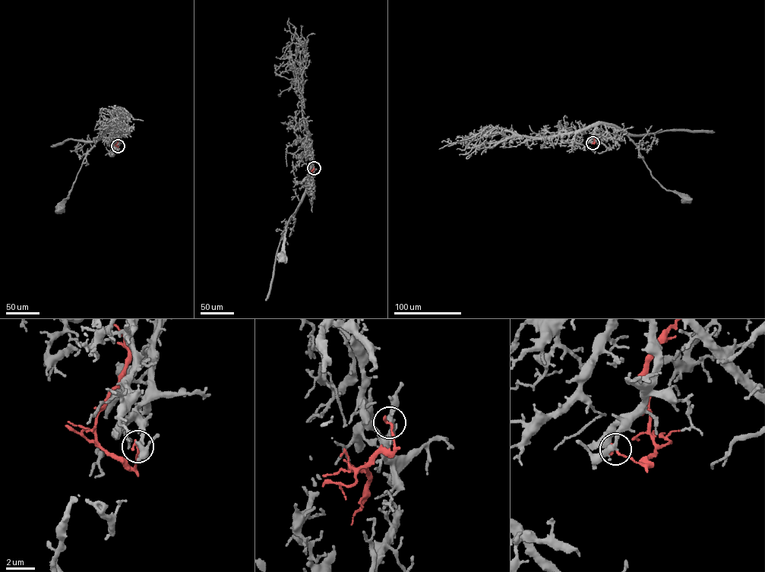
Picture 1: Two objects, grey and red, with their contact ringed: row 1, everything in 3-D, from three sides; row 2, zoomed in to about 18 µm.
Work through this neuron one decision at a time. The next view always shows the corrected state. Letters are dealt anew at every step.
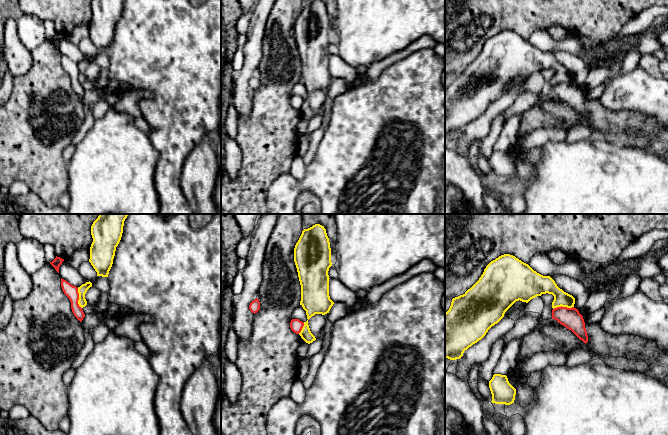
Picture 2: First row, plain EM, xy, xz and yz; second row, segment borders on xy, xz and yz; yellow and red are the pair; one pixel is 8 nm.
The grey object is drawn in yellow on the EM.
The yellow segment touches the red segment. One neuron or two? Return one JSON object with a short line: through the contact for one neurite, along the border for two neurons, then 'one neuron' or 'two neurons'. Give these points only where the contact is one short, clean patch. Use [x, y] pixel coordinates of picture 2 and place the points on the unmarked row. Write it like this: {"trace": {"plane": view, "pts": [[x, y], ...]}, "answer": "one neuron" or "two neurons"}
{"trace": {"plane": "yz", "pts": [[573, 82], [558, 82], [553, 85]]}, "answer": "two neurons"}

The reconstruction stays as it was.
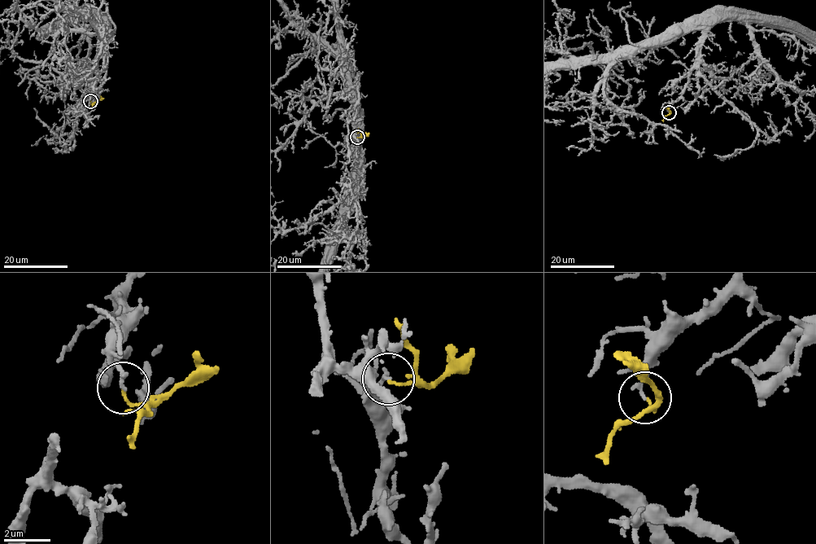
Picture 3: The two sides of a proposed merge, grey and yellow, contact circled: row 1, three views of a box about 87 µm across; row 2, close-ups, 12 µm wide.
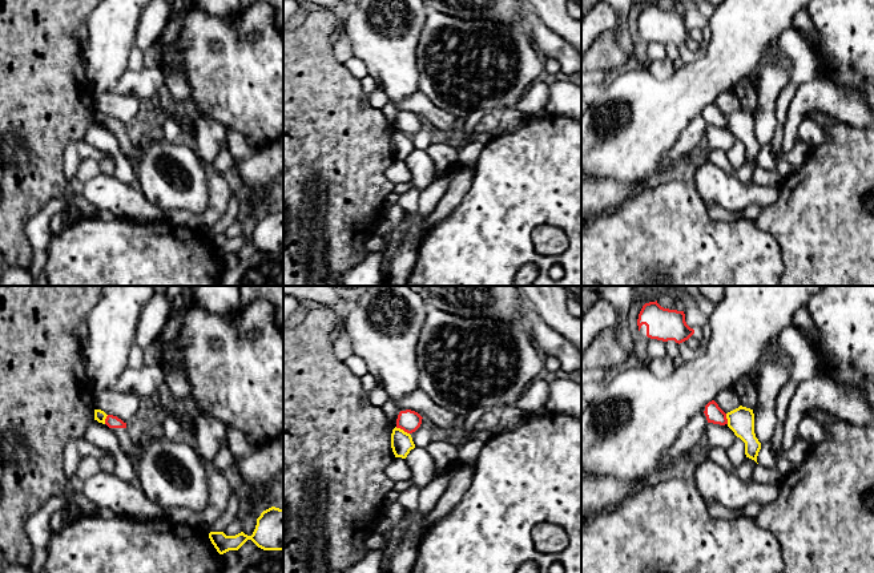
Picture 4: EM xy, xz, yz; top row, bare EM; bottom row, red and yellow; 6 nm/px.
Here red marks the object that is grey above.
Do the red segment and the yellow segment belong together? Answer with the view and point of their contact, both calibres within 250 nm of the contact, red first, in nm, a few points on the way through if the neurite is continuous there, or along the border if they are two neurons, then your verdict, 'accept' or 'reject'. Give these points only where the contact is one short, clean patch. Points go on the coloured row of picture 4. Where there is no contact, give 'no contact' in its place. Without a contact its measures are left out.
contact xz (402, 428); calibres 130 and 130 nm; border xz (395, 427), (409, 434); reject

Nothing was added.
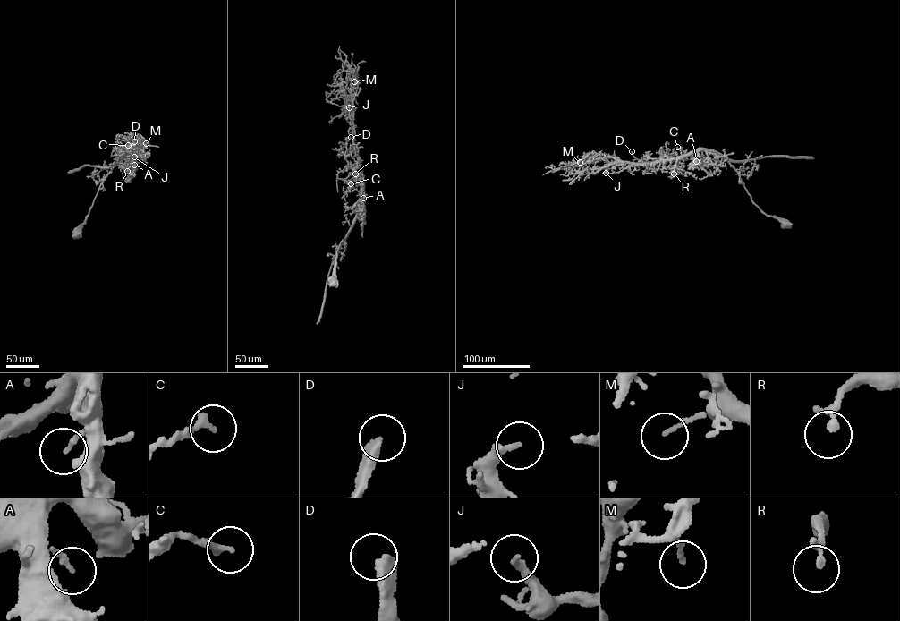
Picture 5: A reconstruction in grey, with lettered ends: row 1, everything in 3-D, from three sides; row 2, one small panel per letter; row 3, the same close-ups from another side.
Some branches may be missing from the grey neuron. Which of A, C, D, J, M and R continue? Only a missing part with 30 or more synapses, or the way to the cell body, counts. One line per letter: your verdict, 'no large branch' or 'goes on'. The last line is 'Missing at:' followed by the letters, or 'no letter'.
A: no large branch
C: no large branch
D: goes on
J: no large branch
M: no large branch
R: no large branch
Missing at: D

